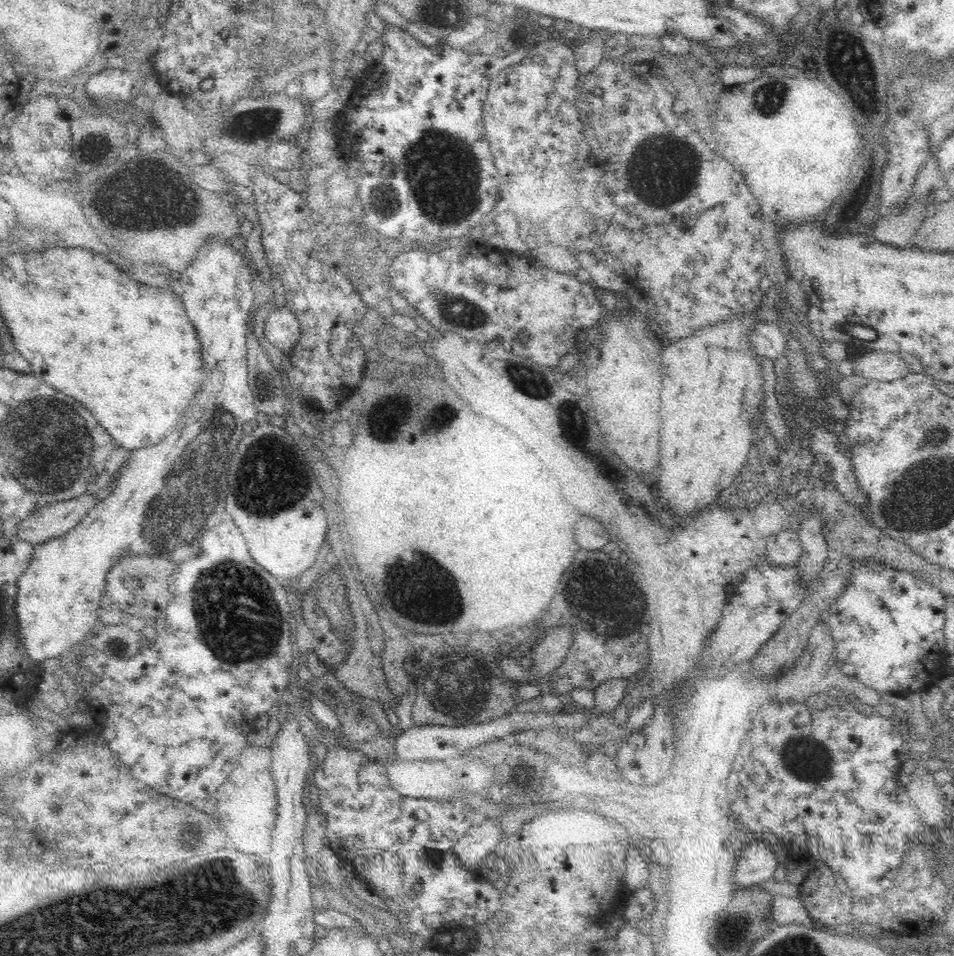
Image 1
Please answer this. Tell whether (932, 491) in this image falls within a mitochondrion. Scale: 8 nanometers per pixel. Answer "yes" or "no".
yes

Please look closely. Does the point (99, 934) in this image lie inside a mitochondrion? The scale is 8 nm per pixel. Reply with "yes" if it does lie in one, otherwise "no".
yes

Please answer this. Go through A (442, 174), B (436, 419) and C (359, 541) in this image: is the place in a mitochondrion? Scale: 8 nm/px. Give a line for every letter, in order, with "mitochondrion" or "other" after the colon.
A: mitochondrion
B: mitochondrion
C: other

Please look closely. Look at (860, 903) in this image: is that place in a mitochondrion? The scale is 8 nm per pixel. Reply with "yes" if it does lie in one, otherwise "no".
no

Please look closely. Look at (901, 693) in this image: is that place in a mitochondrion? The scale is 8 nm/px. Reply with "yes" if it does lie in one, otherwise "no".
no

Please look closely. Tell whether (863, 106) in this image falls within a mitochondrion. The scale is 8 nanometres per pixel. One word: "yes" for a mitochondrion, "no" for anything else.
no

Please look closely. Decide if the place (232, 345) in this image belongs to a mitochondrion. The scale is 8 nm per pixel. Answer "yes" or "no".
no

